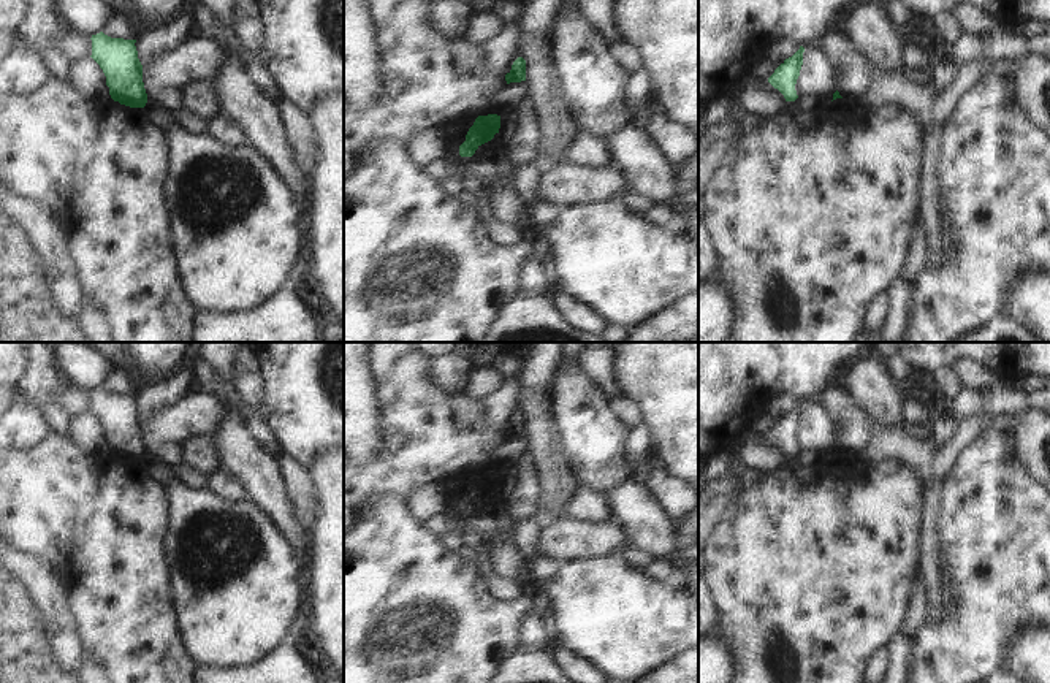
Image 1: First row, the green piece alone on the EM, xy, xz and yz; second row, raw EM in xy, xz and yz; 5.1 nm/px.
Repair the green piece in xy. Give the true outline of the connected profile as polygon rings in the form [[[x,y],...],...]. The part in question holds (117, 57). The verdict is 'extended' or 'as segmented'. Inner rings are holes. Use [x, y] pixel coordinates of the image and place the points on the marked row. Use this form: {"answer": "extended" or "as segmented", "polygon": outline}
{"answer": "as segmented", "polygon": [[[103,32],[92,35],[90,40],[90,57],[103,70],[111,98],[130,108],[144,108],[147,93],[135,46],[136,40],[111,38]]]}

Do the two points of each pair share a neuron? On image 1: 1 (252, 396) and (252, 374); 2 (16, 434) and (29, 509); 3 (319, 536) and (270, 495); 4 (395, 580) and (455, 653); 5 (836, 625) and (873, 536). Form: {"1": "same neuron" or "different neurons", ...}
{"1": "same neuron", "2": "different neurons", "3": "different neurons", "4": "same neuron", "5": "same neuron"}

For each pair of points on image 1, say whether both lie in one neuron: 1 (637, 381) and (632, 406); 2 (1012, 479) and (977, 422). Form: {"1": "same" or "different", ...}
{"1": "different", "2": "different"}

